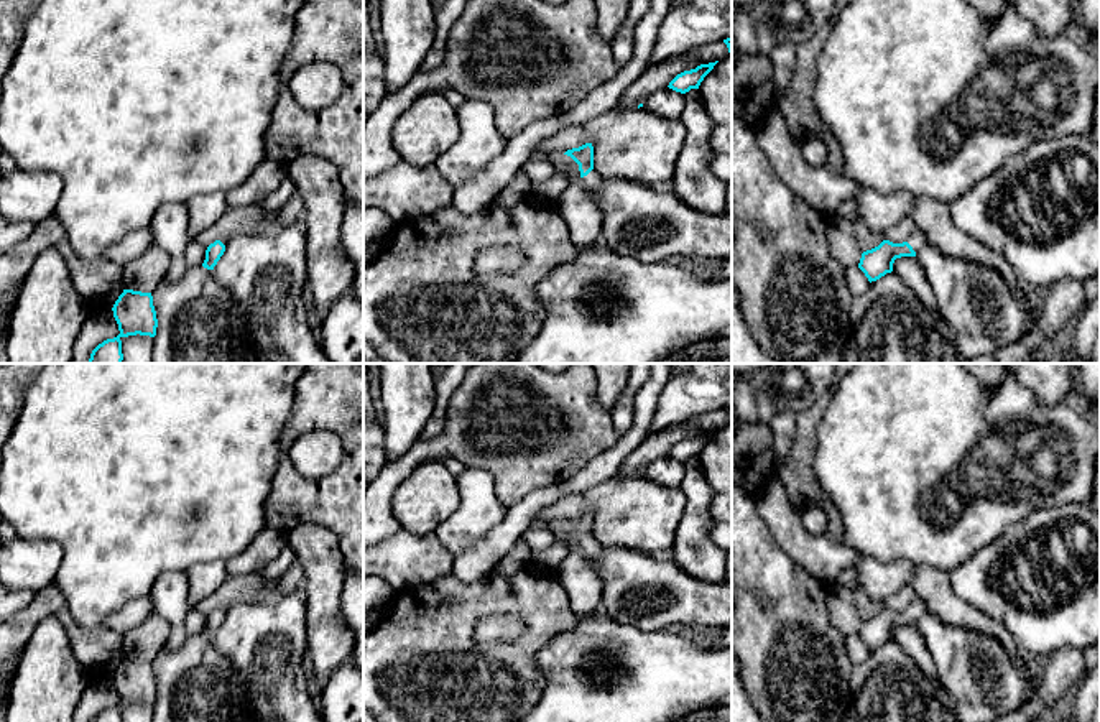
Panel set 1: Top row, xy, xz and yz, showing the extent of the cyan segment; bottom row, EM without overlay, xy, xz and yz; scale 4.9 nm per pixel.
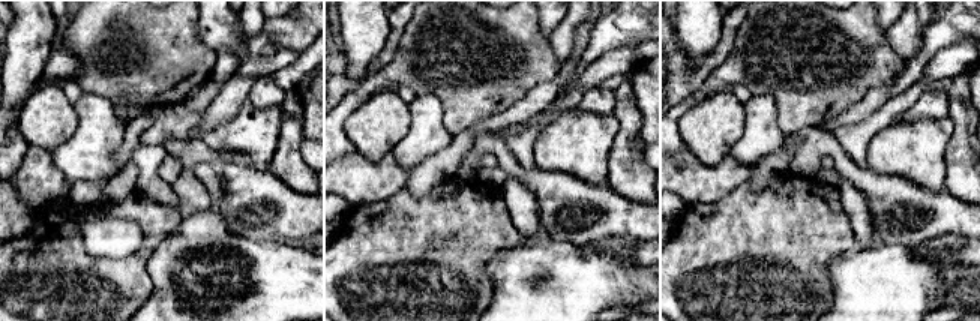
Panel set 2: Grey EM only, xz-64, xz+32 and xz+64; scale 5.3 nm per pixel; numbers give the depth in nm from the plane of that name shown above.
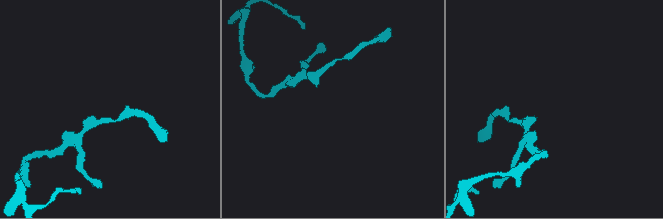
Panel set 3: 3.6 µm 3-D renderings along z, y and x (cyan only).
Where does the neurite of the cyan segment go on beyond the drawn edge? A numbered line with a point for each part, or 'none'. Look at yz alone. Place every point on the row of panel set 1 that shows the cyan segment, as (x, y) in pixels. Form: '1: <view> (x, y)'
1: yz (916, 240)

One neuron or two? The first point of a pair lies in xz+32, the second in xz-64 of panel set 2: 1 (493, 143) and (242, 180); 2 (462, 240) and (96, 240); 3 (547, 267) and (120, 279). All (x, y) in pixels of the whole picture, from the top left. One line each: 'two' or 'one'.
1: one
2: two
3: two

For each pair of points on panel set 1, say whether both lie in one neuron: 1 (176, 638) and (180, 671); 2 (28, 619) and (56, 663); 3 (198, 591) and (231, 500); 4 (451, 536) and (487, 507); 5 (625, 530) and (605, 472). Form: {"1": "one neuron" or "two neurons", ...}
{"1": "two neurons", "2": "two neurons", "3": "two neurons", "4": "one neuron", "5": "two neurons"}

